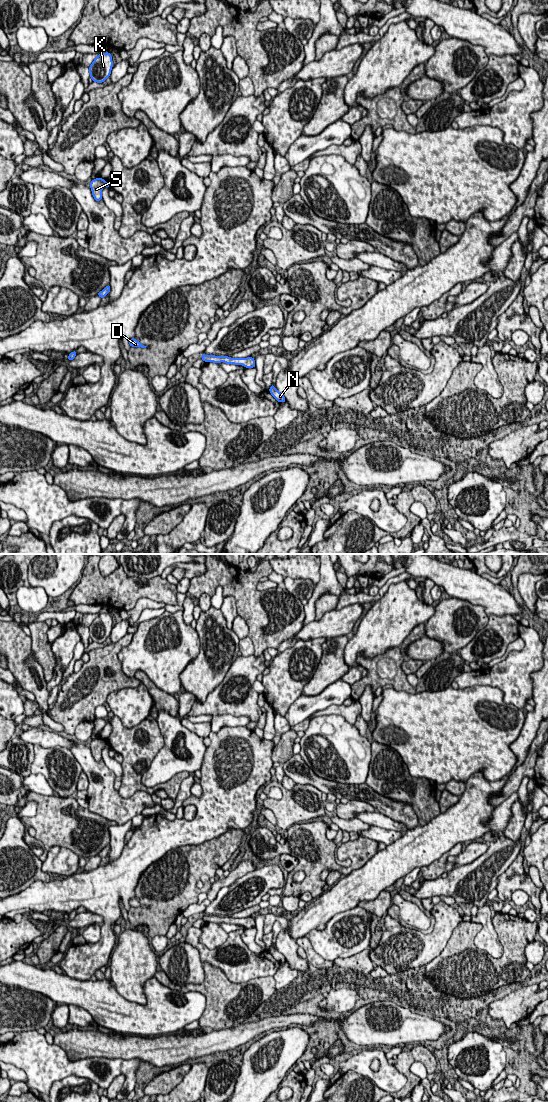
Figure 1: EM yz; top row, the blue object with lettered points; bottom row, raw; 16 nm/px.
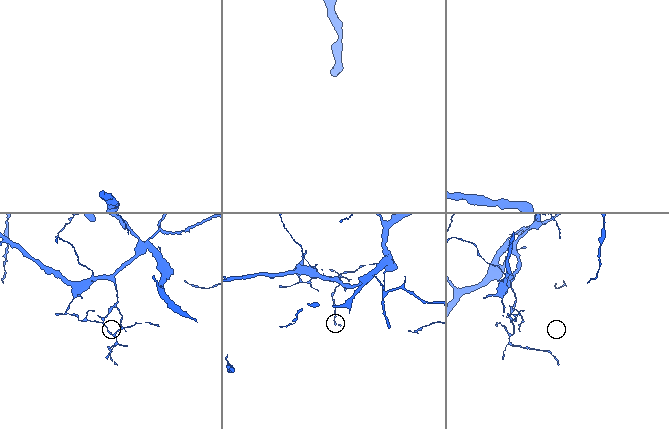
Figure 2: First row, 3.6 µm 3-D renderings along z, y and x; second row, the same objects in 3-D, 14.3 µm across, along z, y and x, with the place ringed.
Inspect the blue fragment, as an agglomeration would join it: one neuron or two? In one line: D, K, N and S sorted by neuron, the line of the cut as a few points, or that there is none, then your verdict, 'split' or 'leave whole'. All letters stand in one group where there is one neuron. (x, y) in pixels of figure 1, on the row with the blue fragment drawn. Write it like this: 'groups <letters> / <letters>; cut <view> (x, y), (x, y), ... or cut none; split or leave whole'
groups D N S / K; cut yz (105, 182), (106, 185); split

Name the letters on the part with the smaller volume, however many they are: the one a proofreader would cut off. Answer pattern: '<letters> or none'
D, N, S

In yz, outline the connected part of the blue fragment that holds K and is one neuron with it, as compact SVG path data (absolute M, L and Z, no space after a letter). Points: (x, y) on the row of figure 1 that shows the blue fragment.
M100 53L89 66L90 78L93 82L103 83L110 76L112 67L111 53Z

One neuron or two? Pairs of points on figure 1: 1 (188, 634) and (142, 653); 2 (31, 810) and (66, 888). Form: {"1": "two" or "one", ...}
{"1": "one", "2": "two"}

